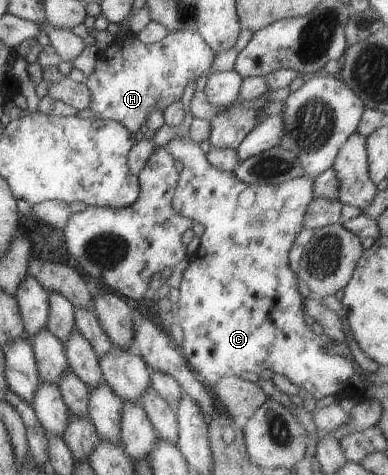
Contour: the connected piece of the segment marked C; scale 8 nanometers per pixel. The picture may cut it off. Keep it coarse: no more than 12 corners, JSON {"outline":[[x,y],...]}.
{"outline":[[169,140],[171,200],[205,229],[175,321],[219,377],[281,374],[362,398],[303,320],[288,251],[306,175],[249,185]]}

